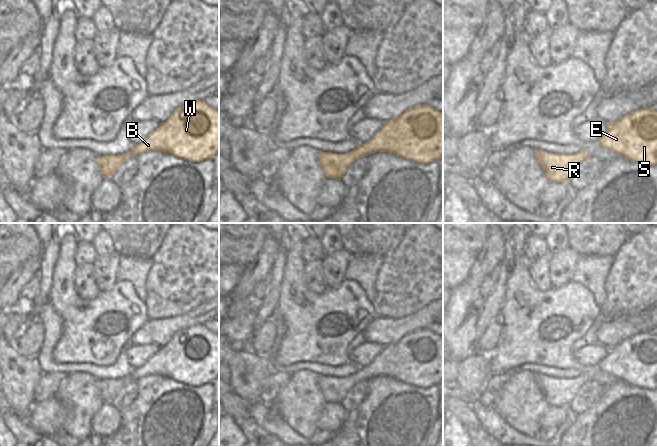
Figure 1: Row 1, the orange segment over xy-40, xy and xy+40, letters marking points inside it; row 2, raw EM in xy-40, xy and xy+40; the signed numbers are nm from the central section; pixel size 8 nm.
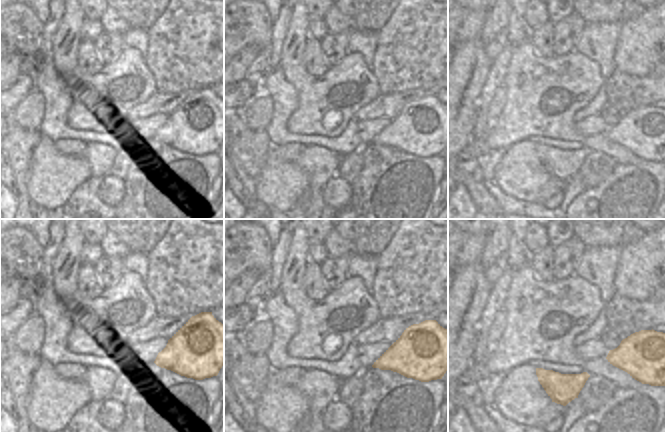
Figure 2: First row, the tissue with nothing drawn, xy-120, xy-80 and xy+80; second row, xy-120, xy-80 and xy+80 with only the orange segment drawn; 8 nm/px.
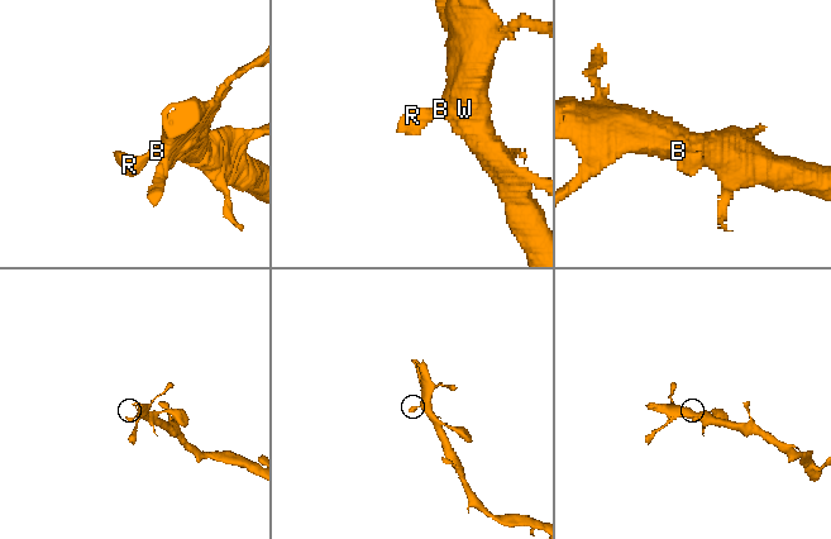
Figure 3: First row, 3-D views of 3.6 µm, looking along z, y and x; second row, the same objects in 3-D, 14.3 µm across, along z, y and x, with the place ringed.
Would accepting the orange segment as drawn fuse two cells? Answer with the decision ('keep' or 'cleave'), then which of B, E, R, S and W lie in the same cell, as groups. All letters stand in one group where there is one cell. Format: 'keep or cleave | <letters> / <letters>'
keep | B E R S W

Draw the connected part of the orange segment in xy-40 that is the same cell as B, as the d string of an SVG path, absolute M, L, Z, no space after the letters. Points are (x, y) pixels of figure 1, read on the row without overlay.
M205 324L186 328L175 334L166 346L149 358L140 368L135 368L130 376L116 380L108 378L99 380L97 387L103 402L110 402L117 393L130 381L144 376L164 376L188 386L202 386L213 384L219 375L219 336L205 327Z

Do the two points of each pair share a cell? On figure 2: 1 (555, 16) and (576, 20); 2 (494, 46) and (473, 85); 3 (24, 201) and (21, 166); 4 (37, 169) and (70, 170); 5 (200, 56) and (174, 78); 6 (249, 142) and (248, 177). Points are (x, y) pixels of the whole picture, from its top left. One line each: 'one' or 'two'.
1: two
2: two
3: one
4: one
5: one
6: one

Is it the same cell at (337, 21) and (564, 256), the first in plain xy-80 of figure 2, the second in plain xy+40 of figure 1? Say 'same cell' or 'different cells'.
different cells

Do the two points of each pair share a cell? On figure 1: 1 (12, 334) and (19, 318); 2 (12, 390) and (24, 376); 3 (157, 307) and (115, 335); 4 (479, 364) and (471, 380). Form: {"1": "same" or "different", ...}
{"1": "same", "2": "same", "3": "different", "4": "same"}

